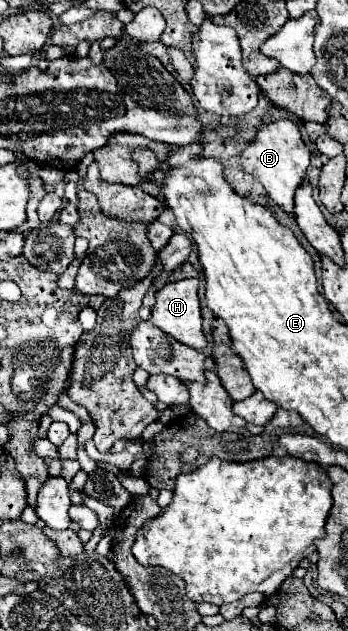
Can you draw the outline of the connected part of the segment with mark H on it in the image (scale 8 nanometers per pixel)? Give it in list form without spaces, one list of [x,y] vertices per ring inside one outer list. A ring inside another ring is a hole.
[[[186,278],[186,280],[178,280],[178,282],[162,286],[156,292],[156,304],[152,308],[152,322],[162,332],[172,336],[174,340],[190,348],[204,350],[208,346],[208,340],[206,340],[206,334],[202,332],[202,310],[200,310],[200,298],[198,298],[198,284],[200,284],[198,278]]]

